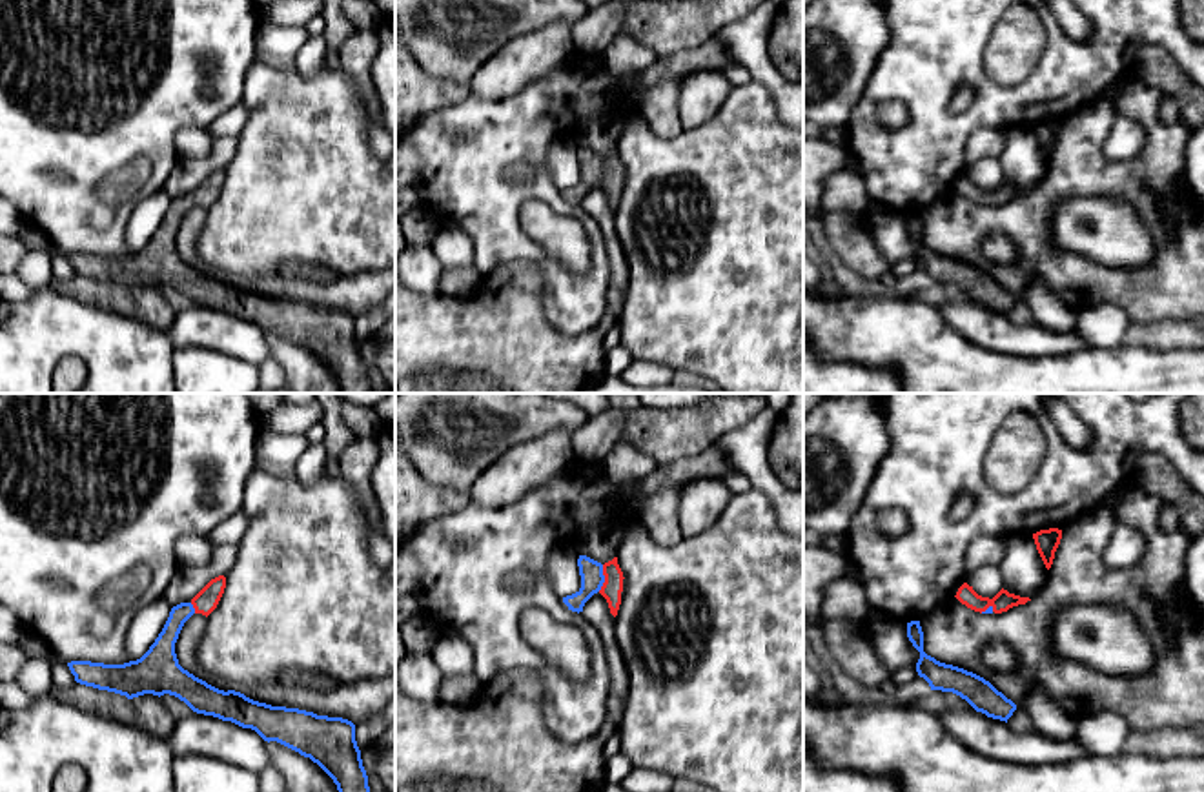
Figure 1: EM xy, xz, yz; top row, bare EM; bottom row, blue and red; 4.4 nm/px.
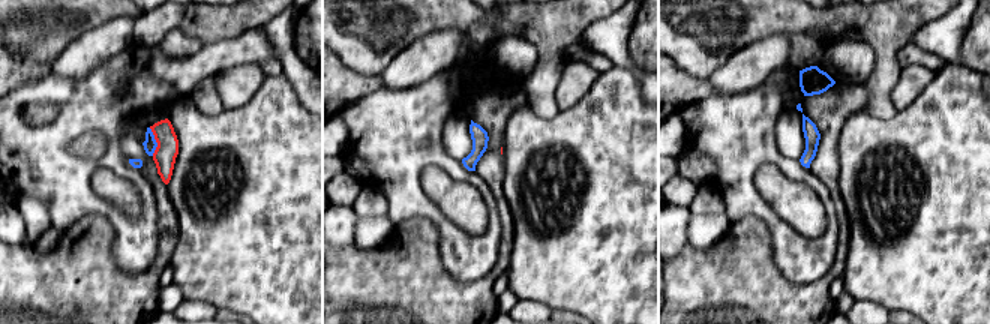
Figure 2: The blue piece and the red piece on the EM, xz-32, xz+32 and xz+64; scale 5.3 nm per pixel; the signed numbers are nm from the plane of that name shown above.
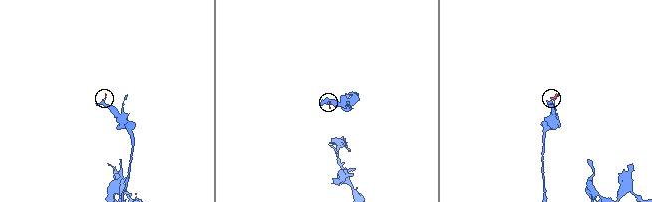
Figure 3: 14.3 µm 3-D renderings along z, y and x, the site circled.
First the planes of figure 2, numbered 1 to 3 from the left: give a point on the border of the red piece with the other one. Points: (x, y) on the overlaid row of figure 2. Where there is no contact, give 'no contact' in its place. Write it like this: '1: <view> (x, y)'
1: xz-32 (155, 141)
2: no contact
3: no contact

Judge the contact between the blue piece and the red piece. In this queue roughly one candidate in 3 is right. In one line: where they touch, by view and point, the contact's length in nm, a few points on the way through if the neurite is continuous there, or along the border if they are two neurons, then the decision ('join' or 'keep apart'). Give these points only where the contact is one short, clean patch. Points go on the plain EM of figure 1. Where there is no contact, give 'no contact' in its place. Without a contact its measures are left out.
contact xz (603, 170); length 120 nm; way xz (591, 162), (603, 170), (612, 179); join

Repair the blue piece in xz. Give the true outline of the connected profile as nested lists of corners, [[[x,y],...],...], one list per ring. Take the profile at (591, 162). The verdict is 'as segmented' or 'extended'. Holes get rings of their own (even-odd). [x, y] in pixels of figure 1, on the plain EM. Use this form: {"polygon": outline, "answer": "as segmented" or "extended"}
{"polygon": [[[579,147],[577,151],[579,168],[581,168],[581,180],[563,189],[563,195],[572,204],[583,204],[585,195],[594,188],[601,186],[610,200],[610,206],[616,209],[619,197],[621,197],[621,184],[623,184],[623,164],[617,157],[617,149],[601,157],[587,147]]], "answer": "extended"}

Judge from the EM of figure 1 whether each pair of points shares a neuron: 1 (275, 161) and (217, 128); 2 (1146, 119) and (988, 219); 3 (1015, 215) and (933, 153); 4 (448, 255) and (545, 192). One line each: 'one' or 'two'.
1: two
2: one
3: two
4: two

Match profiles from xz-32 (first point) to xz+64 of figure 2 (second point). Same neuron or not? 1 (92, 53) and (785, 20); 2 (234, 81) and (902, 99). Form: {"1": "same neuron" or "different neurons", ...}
{"1": "different neurons", "2": "same neuron"}

